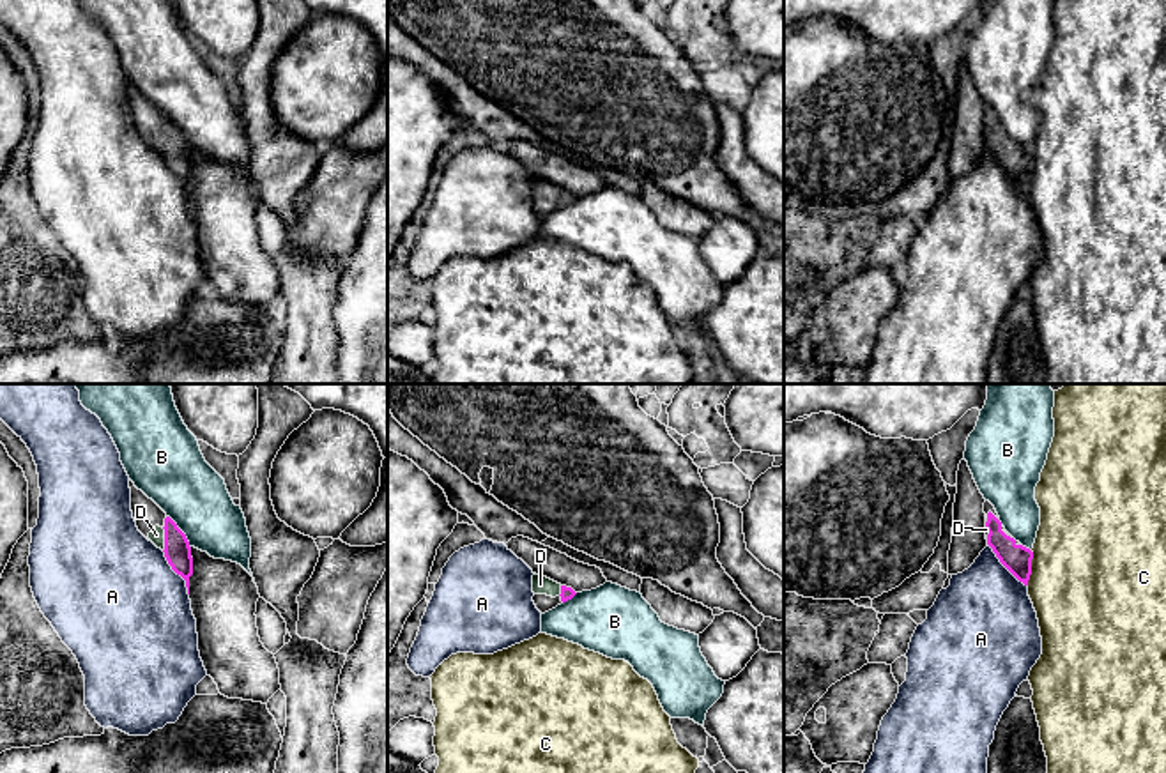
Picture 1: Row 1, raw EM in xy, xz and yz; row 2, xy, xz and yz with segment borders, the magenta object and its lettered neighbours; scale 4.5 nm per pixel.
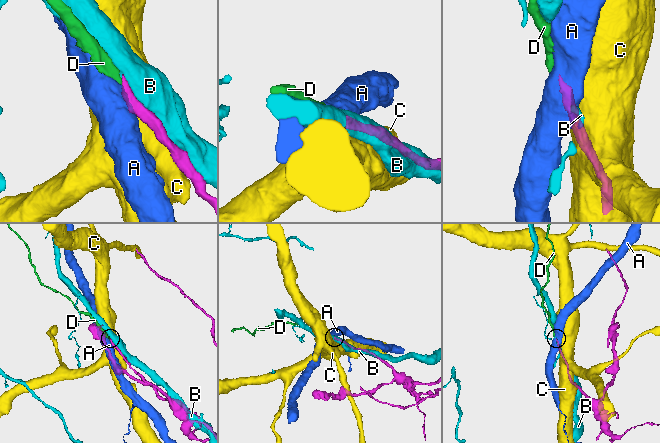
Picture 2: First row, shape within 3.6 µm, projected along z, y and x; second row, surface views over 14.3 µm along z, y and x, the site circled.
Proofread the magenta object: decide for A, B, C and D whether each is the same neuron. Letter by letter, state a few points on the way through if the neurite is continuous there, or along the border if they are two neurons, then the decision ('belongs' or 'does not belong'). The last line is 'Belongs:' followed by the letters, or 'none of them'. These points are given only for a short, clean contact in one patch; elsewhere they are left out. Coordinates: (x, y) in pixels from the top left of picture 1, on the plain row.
A: along xy (161, 154), (167, 167), (184, 184), (188, 198) | does not belong
B: does not belong
C: does not belong
D: belongs
Belongs: D

